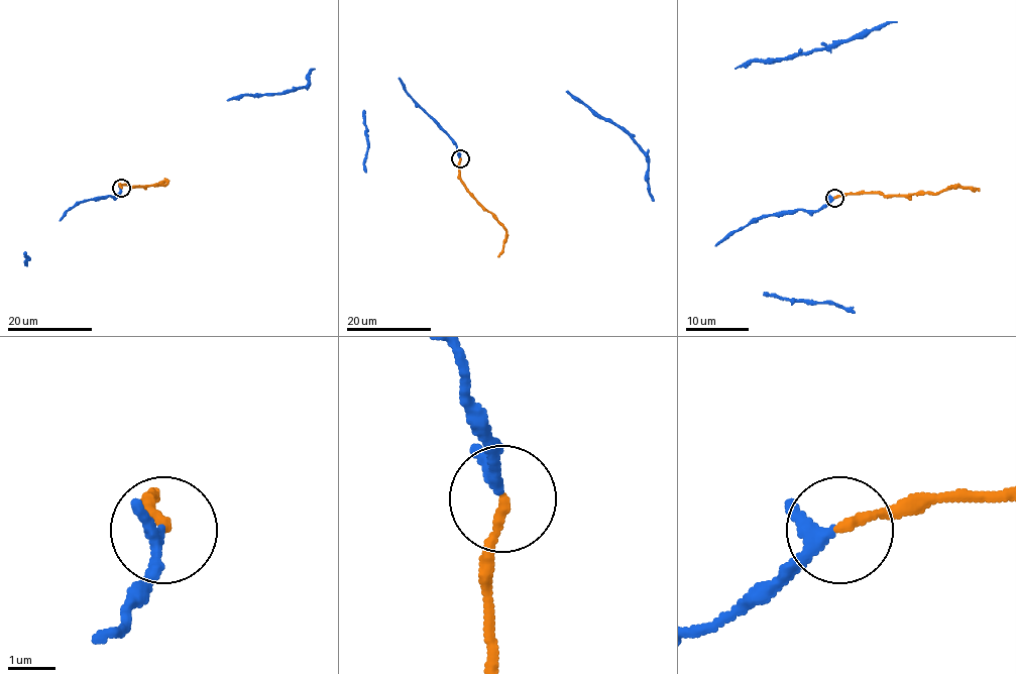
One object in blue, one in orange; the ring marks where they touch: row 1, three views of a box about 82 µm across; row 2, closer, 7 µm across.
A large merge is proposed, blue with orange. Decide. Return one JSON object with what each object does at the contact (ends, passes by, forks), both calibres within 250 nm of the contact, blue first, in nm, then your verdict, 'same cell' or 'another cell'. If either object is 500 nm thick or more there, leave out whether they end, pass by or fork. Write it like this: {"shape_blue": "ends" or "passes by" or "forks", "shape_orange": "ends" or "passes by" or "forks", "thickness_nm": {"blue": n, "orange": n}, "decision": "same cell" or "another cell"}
{"shape_blue": "passes by", "shape_orange": "ends", "thickness_nm": {"blue": 240, "orange": 190}, "decision": "same cell"}

